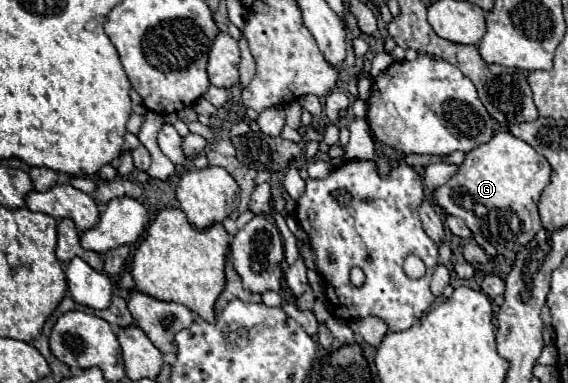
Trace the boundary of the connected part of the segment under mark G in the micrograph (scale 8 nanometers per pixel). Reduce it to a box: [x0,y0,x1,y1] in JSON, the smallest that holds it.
[434,132,550,264]

